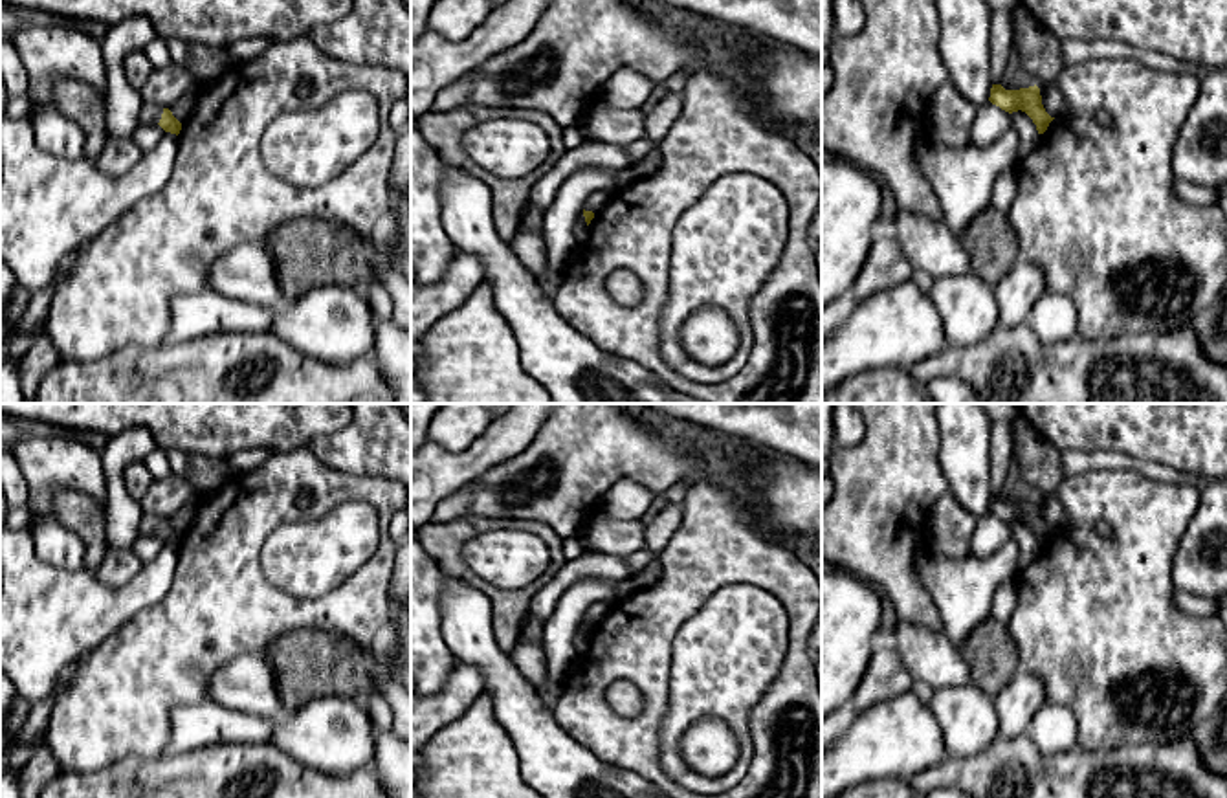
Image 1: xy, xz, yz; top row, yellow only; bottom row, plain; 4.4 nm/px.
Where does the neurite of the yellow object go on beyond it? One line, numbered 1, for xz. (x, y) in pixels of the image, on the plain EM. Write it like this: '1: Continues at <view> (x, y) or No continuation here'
1: No continuation here

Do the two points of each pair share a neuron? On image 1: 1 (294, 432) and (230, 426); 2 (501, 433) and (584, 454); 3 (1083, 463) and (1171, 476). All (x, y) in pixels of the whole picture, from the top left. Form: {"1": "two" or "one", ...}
{"1": "one", "2": "two", "3": "one"}

